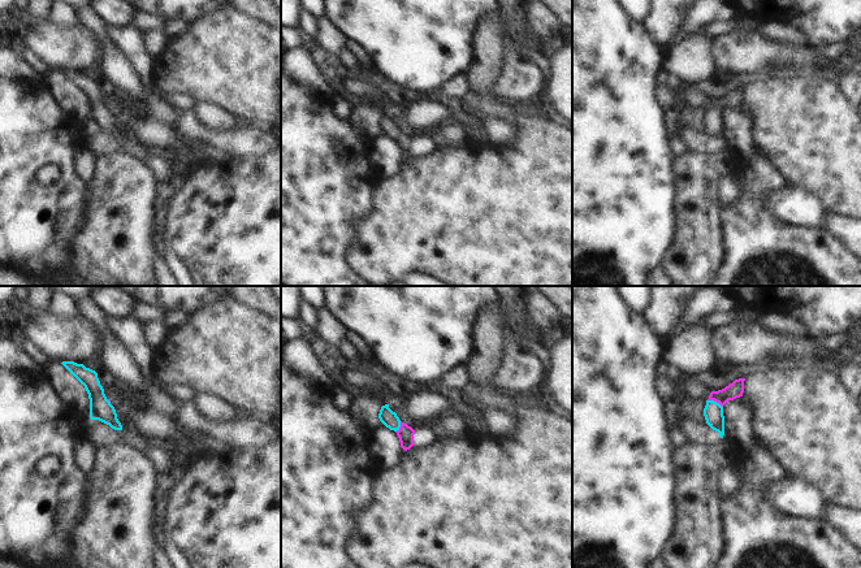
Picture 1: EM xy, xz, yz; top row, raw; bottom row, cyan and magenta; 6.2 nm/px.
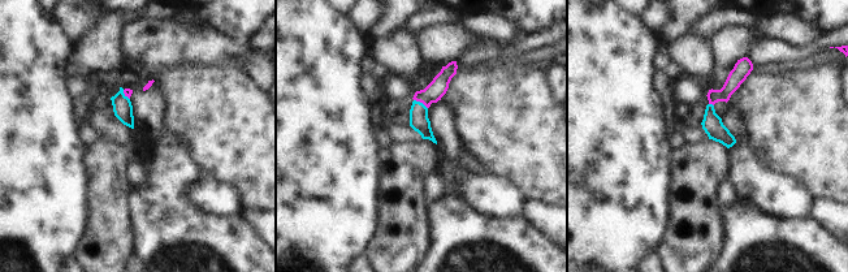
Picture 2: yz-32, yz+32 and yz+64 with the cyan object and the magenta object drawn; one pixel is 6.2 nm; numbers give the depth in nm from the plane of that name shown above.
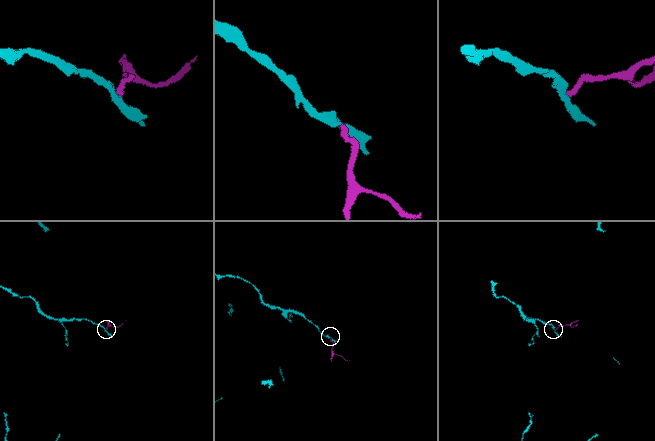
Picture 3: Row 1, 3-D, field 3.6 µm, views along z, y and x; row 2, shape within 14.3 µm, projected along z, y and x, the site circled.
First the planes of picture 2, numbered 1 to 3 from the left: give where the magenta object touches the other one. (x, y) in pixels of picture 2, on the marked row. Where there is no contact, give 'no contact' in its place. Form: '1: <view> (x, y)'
1: yz-32 (124, 95)
2: yz+32 (419, 102)
3: yz+64 (712, 104)

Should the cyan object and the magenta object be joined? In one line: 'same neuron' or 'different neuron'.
same neuron

